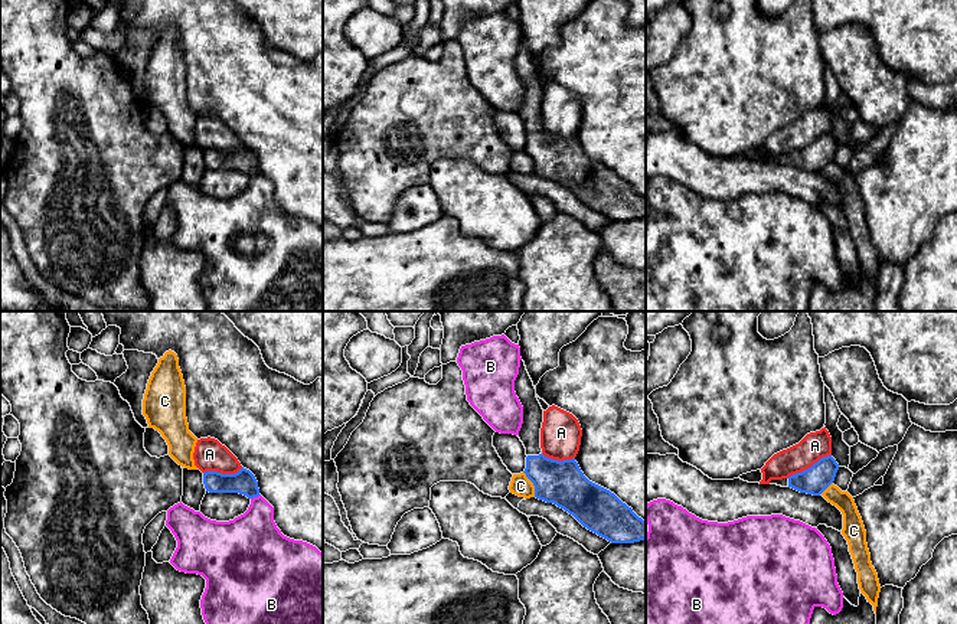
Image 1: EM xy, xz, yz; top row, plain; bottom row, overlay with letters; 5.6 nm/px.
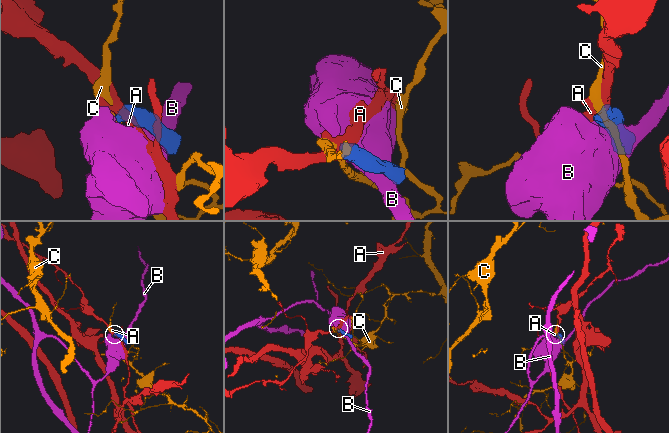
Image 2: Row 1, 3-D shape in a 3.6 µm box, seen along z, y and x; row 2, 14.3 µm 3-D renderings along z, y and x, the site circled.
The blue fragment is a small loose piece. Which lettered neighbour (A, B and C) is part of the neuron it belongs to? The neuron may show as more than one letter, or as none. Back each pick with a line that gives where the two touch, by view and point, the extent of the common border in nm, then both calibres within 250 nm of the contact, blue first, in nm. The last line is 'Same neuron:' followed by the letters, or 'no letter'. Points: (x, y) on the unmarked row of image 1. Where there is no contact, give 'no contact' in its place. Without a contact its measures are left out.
Same neuron: no letter

